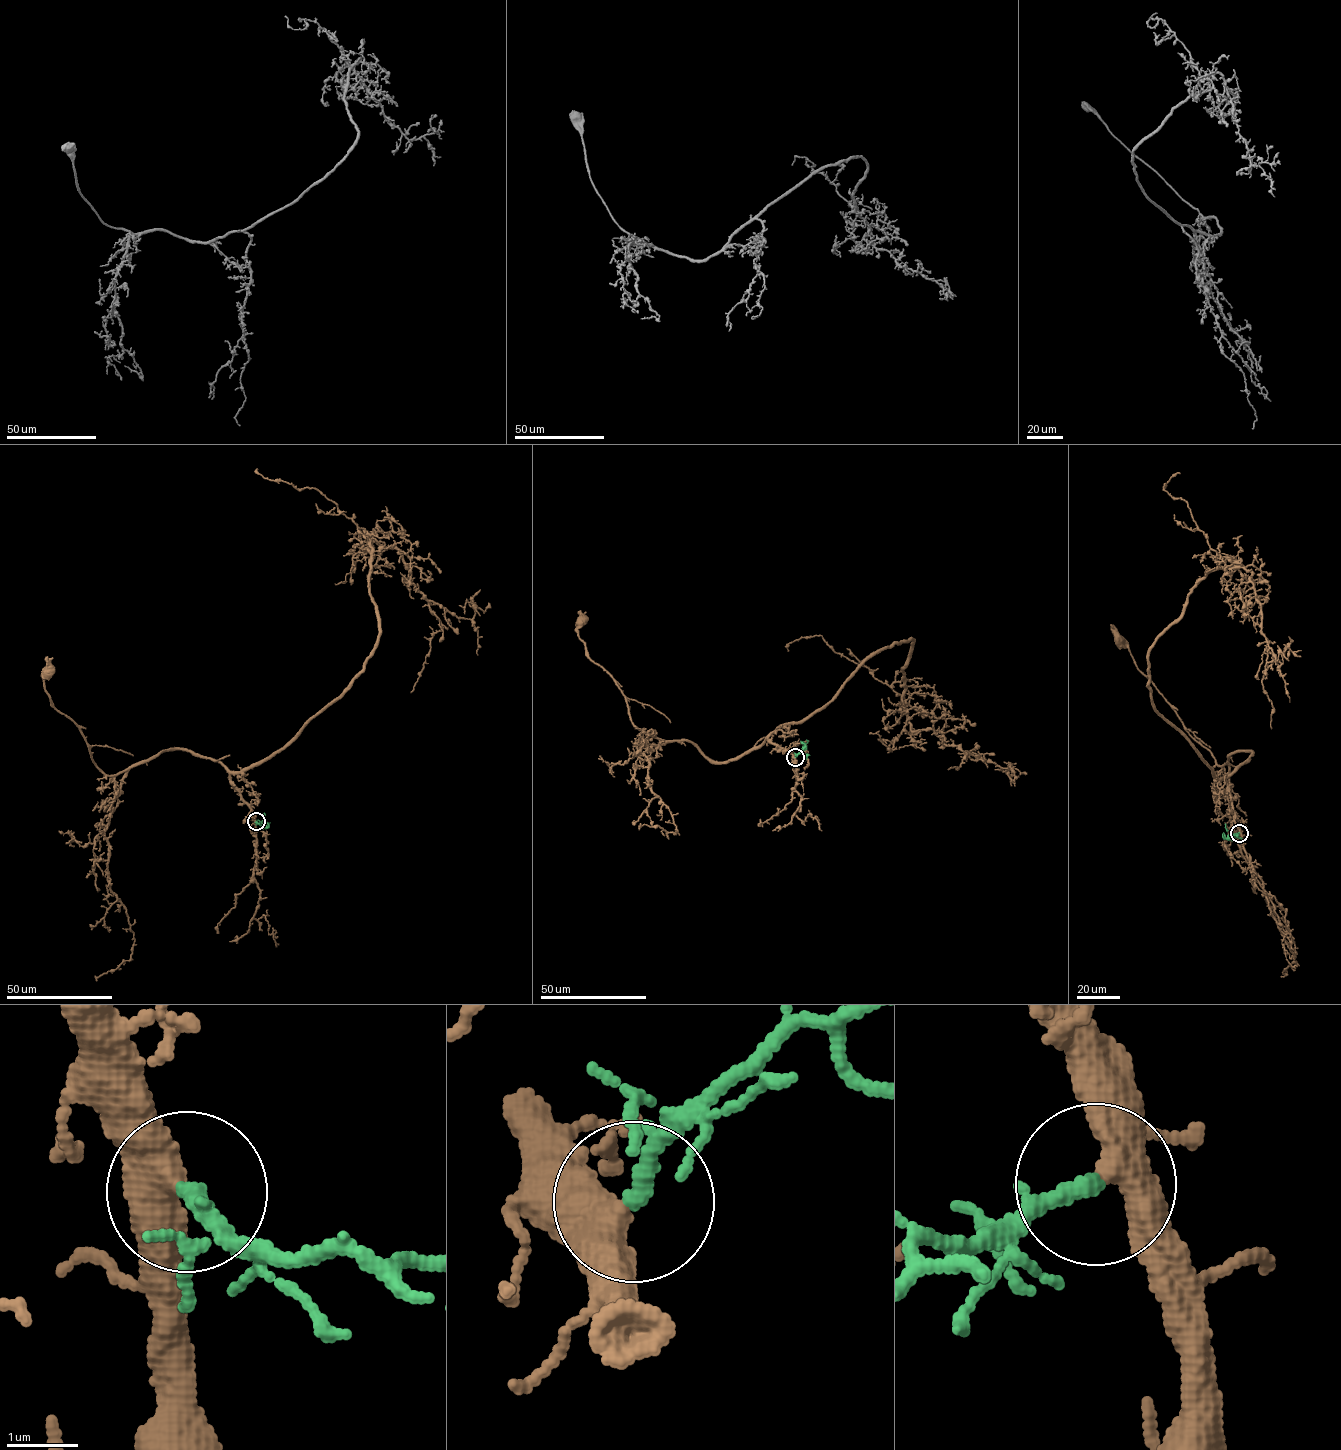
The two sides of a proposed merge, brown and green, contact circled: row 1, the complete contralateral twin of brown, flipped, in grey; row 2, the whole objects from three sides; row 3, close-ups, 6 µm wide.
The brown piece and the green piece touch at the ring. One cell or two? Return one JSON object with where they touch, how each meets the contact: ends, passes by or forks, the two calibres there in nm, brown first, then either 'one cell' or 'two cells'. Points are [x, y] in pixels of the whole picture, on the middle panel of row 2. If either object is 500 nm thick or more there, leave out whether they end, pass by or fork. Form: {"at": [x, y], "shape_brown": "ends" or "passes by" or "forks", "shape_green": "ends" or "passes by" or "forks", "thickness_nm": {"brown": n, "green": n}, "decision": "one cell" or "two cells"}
{"at": [795, 757], "shape_brown": "passes by", "shape_green": "ends", "thickness_nm": {"brown": 400, "green": 240}, "decision": "one cell"}

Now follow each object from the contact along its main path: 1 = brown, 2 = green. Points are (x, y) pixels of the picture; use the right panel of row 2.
1: (1239, 833), (1226, 780), (1251, 752), (1239, 750), (1218, 765), (1138, 668), (1129, 649), (1118, 642)
2: (1239, 833), (1227, 839), (1222, 834)

